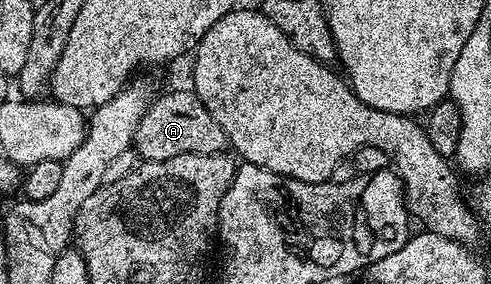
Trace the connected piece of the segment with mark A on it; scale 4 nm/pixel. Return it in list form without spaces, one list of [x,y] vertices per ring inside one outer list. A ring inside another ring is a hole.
[[[190,88],[171,89],[154,98],[135,132],[133,148],[143,161],[164,161],[177,155],[222,153],[229,142],[221,123],[209,115],[205,103]]]

